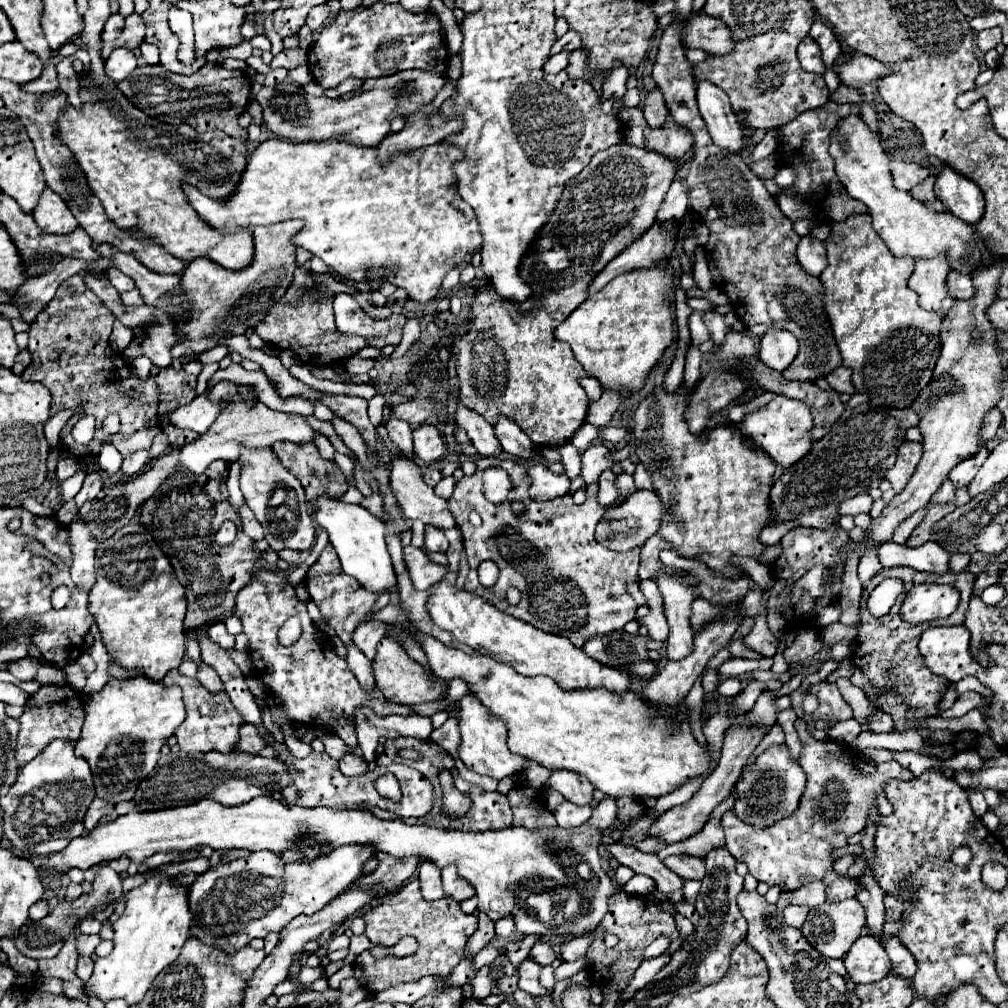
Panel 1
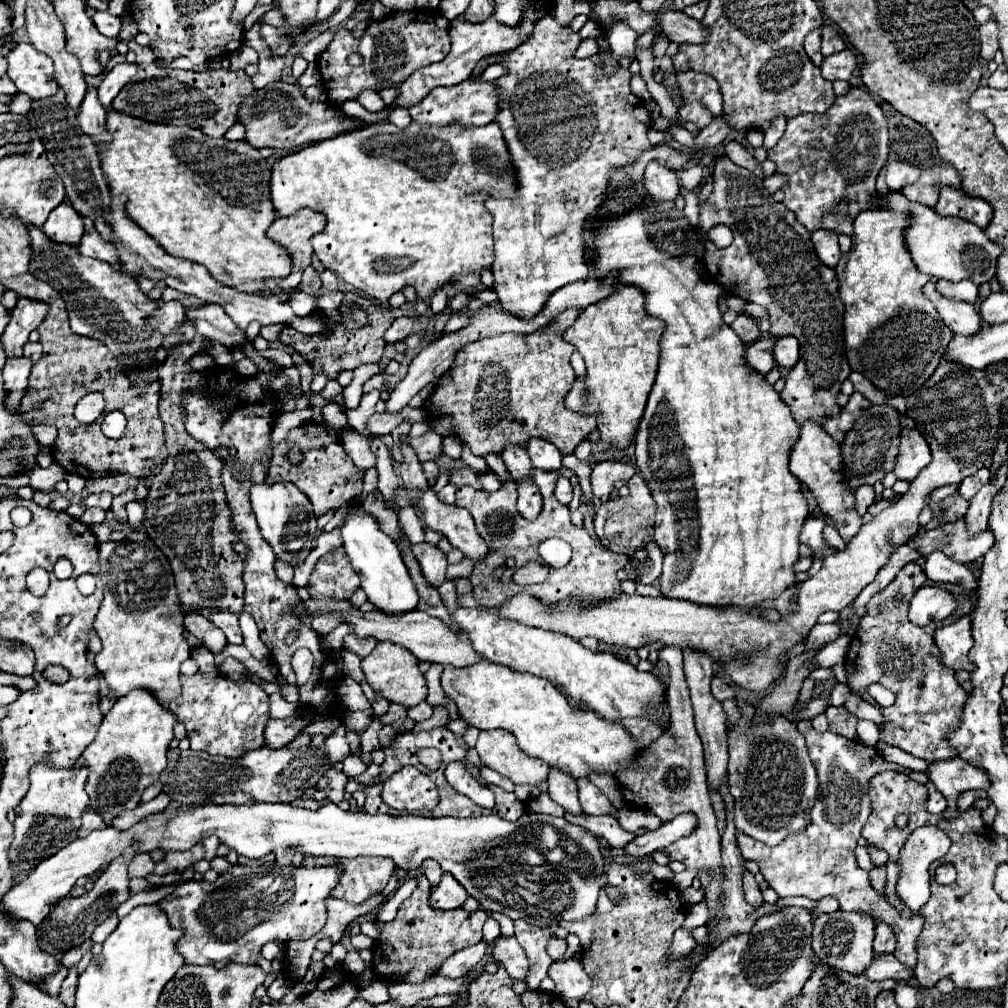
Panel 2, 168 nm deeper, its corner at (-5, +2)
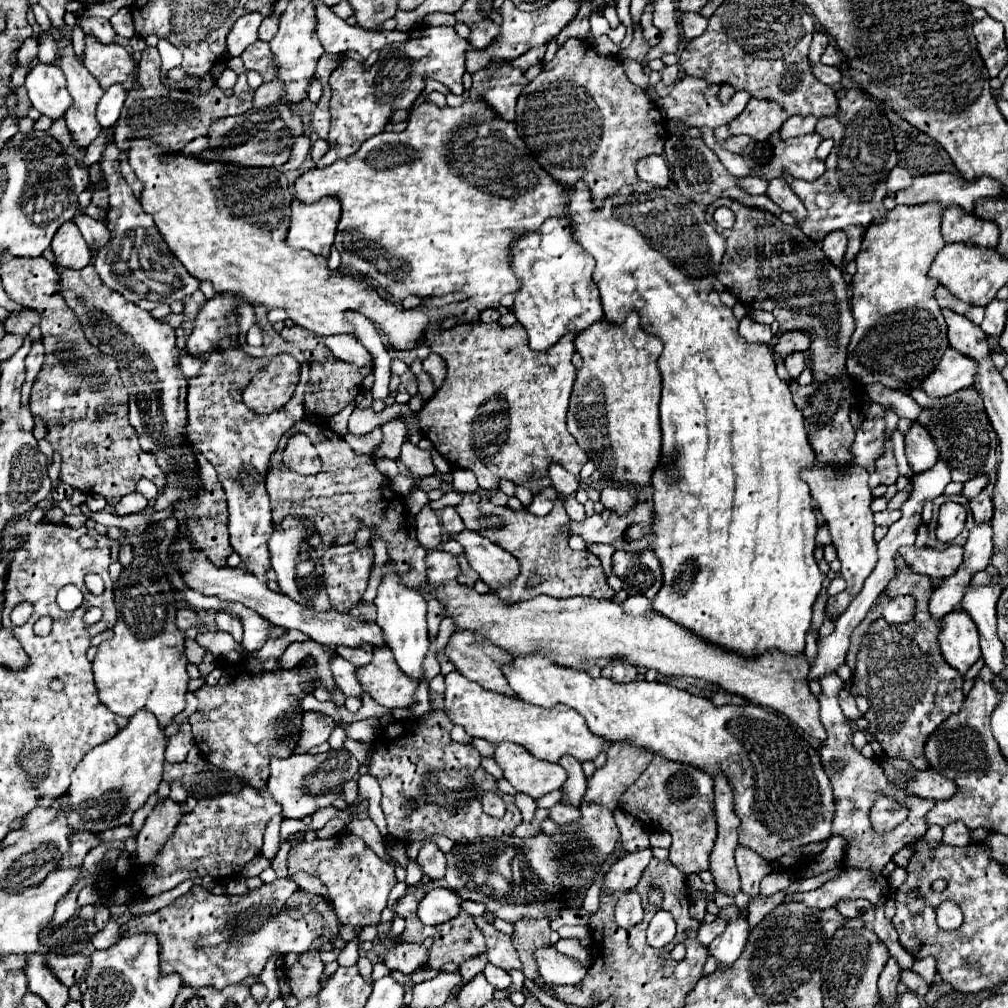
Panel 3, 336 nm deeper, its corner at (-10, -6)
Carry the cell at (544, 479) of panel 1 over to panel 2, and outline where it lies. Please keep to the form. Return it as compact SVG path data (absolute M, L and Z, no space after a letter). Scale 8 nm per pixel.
M560 477L558 479L558 485L556 485L556 491L554 491L556 499L562 503L562 505L568 505L572 501L572 485L566 477Z

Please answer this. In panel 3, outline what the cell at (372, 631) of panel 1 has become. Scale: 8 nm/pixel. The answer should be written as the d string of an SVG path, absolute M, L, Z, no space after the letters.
M359 645L359 647L337 647L335 649L341 657L345 657L347 661L351 661L355 667L367 665L373 657L373 645Z

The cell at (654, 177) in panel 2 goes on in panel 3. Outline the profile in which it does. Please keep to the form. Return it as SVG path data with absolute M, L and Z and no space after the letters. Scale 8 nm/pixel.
M651 155L637 163L637 175L641 181L647 181L651 185L663 185L669 187L671 183L671 171L663 155Z

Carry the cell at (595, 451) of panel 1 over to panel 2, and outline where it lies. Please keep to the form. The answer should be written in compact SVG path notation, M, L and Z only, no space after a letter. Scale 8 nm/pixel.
M616 461L598 463L590 475L592 477L592 493L602 499L602 497L610 495L612 487L618 481L628 481L634 473L636 473L636 469L628 463L616 463Z

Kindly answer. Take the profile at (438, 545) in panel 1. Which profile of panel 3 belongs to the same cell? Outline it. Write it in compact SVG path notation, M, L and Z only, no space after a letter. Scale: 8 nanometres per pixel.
M457 555L457 559L459 559L459 565L461 565L461 573L459 573L457 581L463 583L463 585L473 585L473 583L479 579L479 575L469 567L465 555Z

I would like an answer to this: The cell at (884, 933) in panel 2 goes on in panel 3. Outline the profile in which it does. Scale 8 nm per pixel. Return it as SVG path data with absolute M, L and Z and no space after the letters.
M889 957L887 967L883 967L883 973L881 973L881 977L879 977L879 995L881 995L881 1001L883 1001L887 1007L891 1007L893 1001L897 999L895 987L897 987L897 983L899 983L899 973L901 973L901 969L899 969L895 957Z

